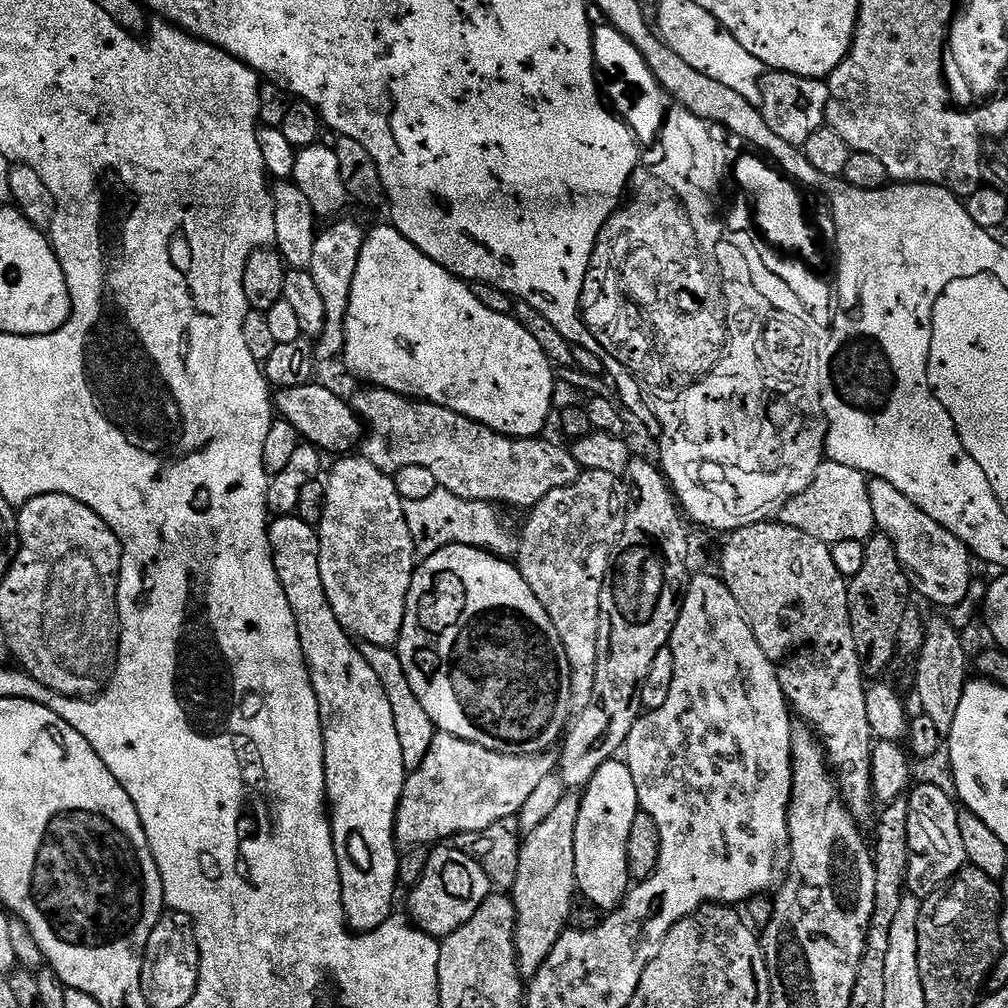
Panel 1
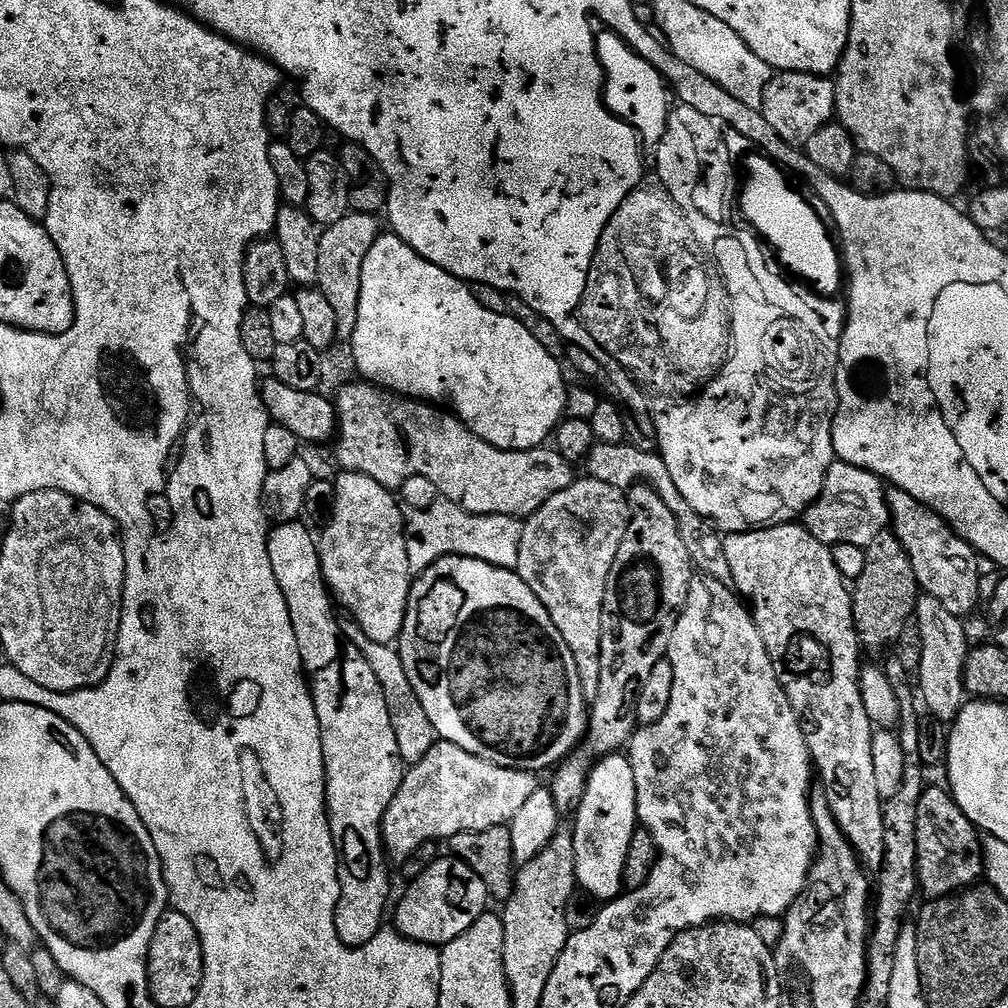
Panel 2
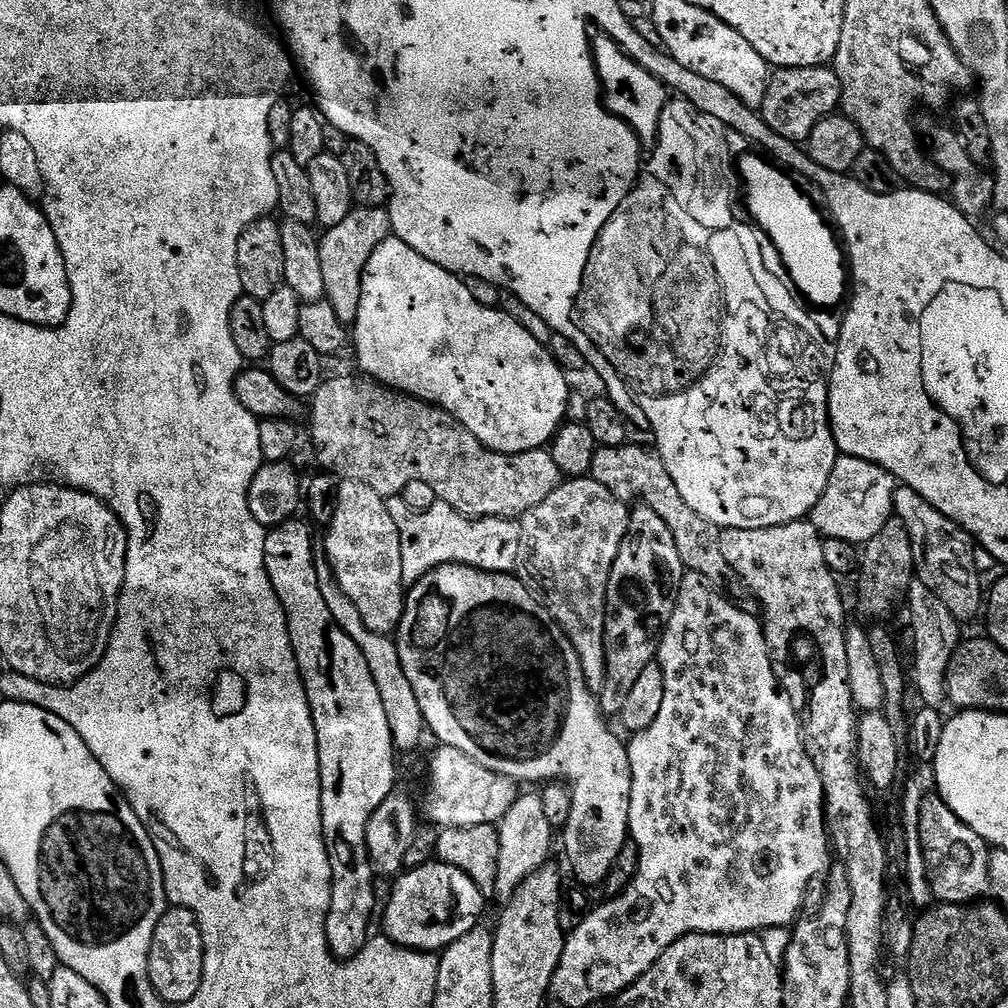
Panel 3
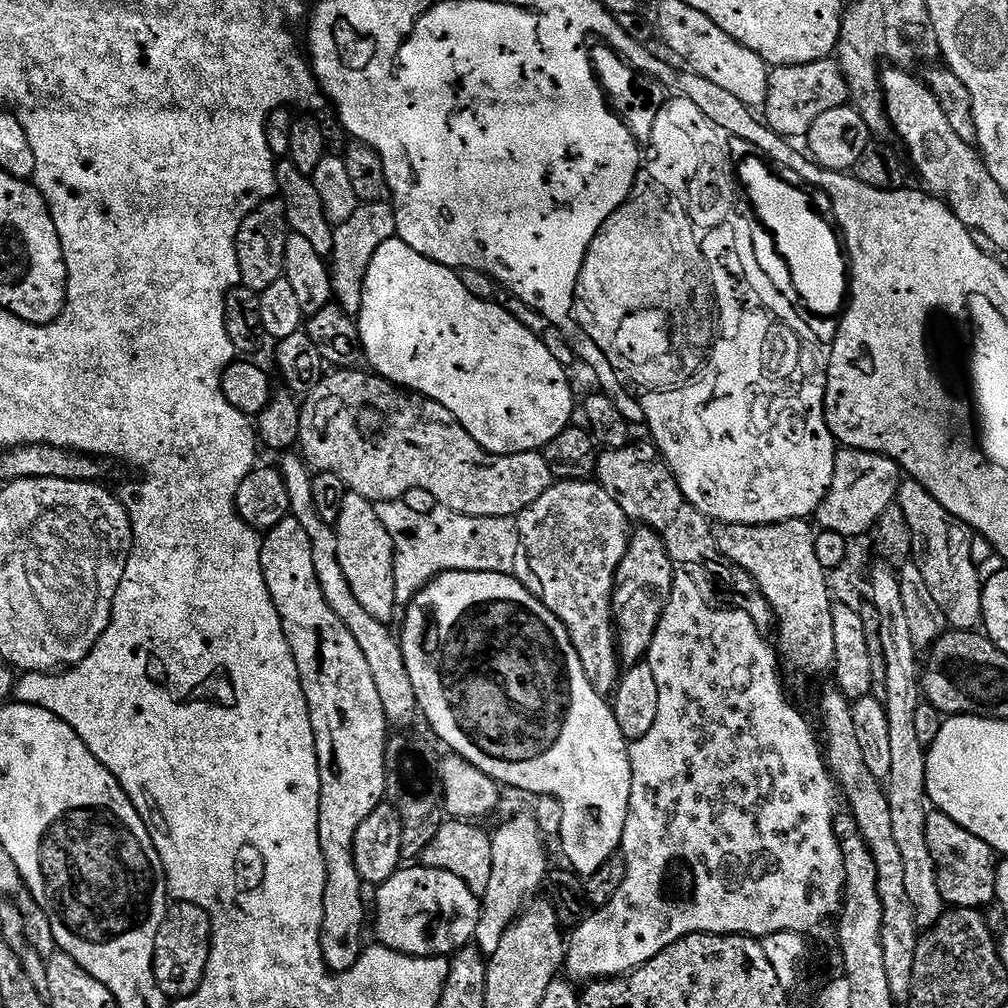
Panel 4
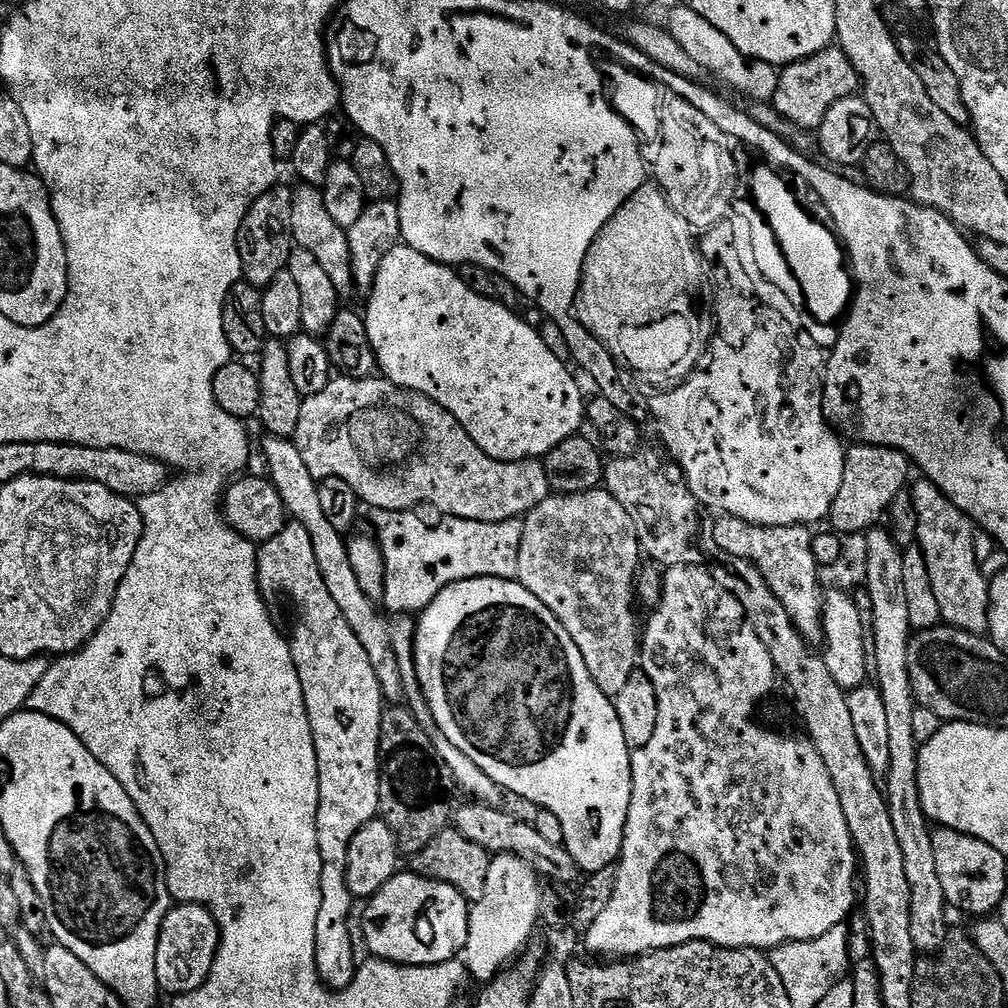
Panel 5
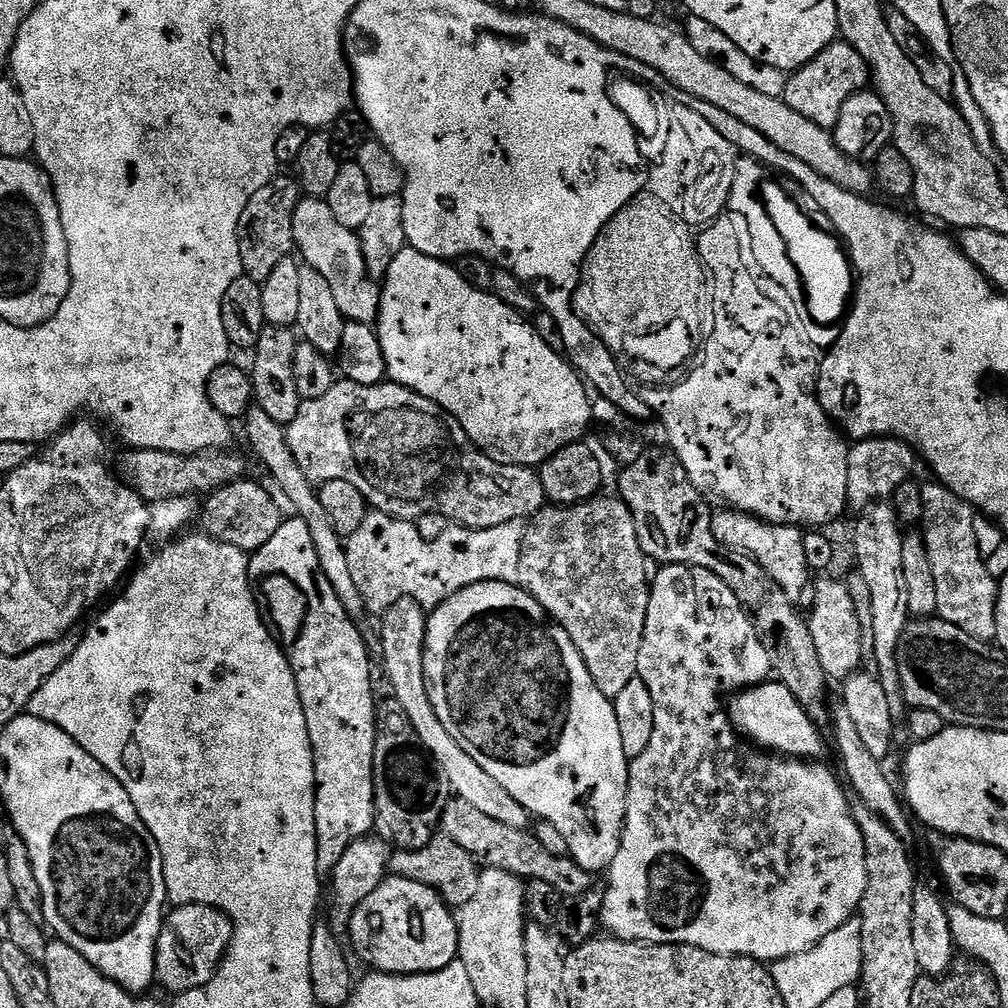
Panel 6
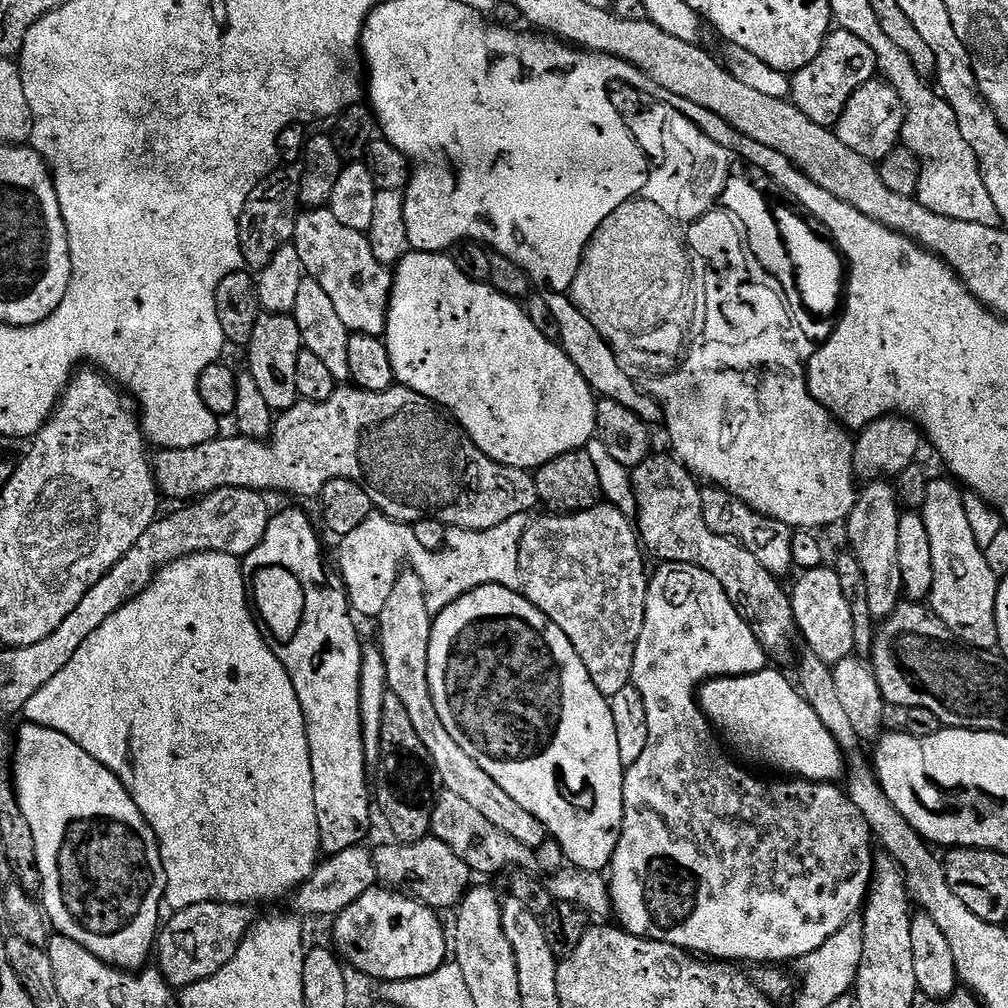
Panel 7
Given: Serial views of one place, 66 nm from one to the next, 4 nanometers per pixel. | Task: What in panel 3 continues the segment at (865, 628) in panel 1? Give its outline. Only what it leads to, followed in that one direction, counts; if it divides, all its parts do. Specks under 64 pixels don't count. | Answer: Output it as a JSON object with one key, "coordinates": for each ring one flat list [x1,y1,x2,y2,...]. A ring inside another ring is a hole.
{"coordinates":[[895,516,886,522,882,530,874,534,874,538,863,545,860,554,860,586,864,592,860,596,859,614,869,622,884,622,891,614,896,602,907,595,910,585,915,579,913,562,913,546,905,524]]}

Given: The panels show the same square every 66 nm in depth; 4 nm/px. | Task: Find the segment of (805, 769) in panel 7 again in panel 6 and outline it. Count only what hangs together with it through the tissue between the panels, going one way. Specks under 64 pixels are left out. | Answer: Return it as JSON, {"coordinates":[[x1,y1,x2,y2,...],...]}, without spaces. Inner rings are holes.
{"coordinates":[[765,682,743,689,727,701,726,711,732,719,732,727,761,749,793,758,823,757,820,756,824,752,824,744,820,741,821,729,782,683]]}

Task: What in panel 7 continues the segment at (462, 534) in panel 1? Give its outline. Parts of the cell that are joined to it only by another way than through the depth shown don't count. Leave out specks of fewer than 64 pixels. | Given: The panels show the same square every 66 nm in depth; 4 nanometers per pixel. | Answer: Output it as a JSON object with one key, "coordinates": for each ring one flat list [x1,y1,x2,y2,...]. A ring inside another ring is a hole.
{"coordinates":[[373,510,360,526,338,540,338,575,348,591,348,603,357,617,378,618,382,614,382,606,386,606,390,598,390,590,394,590,394,582,405,566,416,572,422,580,426,606,434,614,446,610,446,606,462,598,462,594,478,586,497,584,503,588,519,589,518,554,522,546,522,534,526,534,529,519,529,513,523,512,481,532,449,528,446,542,438,551,431,552,418,543,418,538,414,538,411,523,391,520,384,513]]}

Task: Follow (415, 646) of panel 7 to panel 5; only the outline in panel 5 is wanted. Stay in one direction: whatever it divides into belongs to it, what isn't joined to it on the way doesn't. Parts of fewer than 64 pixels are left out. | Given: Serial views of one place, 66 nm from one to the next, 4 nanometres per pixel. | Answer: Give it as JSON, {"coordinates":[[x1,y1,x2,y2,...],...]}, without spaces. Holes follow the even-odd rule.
{"coordinates":[[396,614,388,620,388,634,390,636,390,647,394,650,394,658,398,662,398,674,402,674,402,697,403,703,409,712,412,713,414,719,422,726,424,733,428,735,429,742,432,743,433,753,438,757,439,763,443,765,450,775,456,779,457,784,462,788,469,788,473,792,475,799,482,804,491,804,493,806,501,803,502,789,499,788,493,780,488,777,485,772,478,770,478,766,474,766,474,762,470,762,470,758,466,758,466,754,462,754,462,750,458,750,458,746,454,746,442,734,442,730,434,722,430,706,424,697,422,686,418,682,418,674,416,673,416,663,414,662,414,642,416,641,416,620,408,614]]}

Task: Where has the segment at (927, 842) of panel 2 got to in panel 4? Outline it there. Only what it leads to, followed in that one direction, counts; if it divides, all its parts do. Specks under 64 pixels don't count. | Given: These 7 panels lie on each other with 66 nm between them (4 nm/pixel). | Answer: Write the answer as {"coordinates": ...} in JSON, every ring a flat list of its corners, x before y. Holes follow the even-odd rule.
{"coordinates":[[932,810,929,811,926,818,926,842,930,842,930,854,934,854,934,866,938,874,938,890,942,891,945,905,952,908,978,908,984,910,987,909,988,903,991,905,995,901,998,853,989,844,982,842,982,838,978,838,974,834,970,834,970,830,958,826,958,822,954,822,954,818,950,818,944,812]]}

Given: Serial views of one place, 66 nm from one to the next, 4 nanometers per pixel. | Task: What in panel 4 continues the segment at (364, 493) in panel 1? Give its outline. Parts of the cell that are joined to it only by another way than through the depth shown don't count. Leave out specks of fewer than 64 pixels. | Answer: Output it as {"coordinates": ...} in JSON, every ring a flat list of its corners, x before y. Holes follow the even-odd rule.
{"coordinates":[[348,492,341,504,335,530,338,560,342,562,342,574,346,574,346,582,350,582,350,590,354,590,354,598,358,598,359,604,373,618,378,618,378,622,388,624,391,616,398,611,394,586,396,551,386,526,382,526,382,518,378,518,376,504,356,492]]}

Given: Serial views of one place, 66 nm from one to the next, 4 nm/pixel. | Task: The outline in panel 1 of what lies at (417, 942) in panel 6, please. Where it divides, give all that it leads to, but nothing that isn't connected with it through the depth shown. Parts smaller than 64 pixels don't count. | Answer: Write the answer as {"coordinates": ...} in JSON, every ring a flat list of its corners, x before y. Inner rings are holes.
{"coordinates":[[436,846,429,852,432,853,424,864,424,873,408,900,407,915,411,923,421,928,427,936,443,938,458,930,458,926,470,922,478,906,493,895,494,889,486,870,482,870,482,866,478,866,478,862,462,850,454,846]]}

